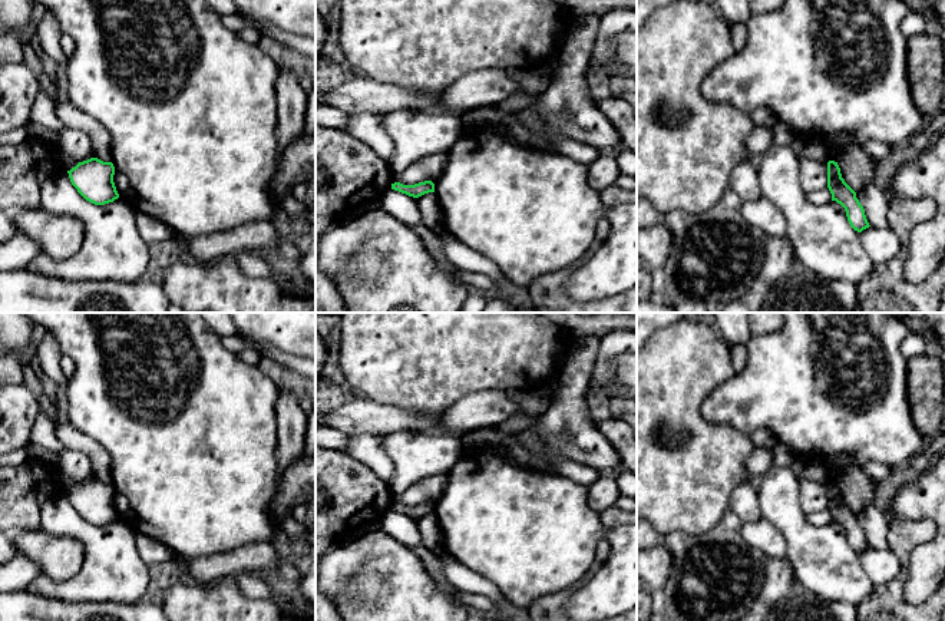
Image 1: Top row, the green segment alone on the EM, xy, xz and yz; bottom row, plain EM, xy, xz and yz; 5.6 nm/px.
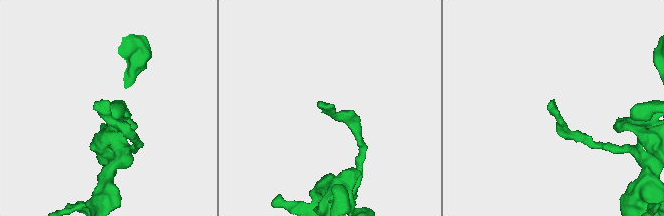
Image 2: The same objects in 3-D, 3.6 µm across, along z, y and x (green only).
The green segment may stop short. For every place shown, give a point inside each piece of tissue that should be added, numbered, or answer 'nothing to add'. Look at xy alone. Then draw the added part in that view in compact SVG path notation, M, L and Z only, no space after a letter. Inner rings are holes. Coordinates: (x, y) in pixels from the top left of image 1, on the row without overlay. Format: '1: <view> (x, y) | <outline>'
nothing to add

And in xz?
nothing to add

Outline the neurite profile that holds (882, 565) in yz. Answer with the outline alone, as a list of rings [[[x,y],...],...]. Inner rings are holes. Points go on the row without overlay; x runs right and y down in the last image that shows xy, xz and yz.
[[[869,548],[859,554],[860,565],[875,585],[896,578],[902,569],[899,558],[889,549]]]

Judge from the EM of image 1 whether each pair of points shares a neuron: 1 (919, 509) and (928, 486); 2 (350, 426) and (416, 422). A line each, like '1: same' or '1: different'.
1: same
2: same

